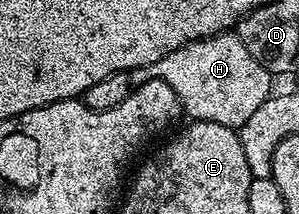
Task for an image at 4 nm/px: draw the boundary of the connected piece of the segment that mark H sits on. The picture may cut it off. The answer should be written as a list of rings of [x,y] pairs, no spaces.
[[[233,31],[215,33],[204,37],[202,41],[189,41],[183,47],[179,47],[179,51],[171,51],[171,55],[163,55],[163,59],[159,59],[159,63],[151,63],[142,69],[132,70],[131,80],[134,86],[151,80],[167,83],[167,87],[171,87],[171,91],[175,91],[184,116],[187,115],[186,118],[207,123],[223,123],[223,127],[231,127],[236,130],[239,130],[241,125],[262,106],[275,89],[273,88],[274,78],[269,70],[262,67],[259,59],[252,57],[251,51],[247,51],[247,47],[243,47],[243,43]]]

